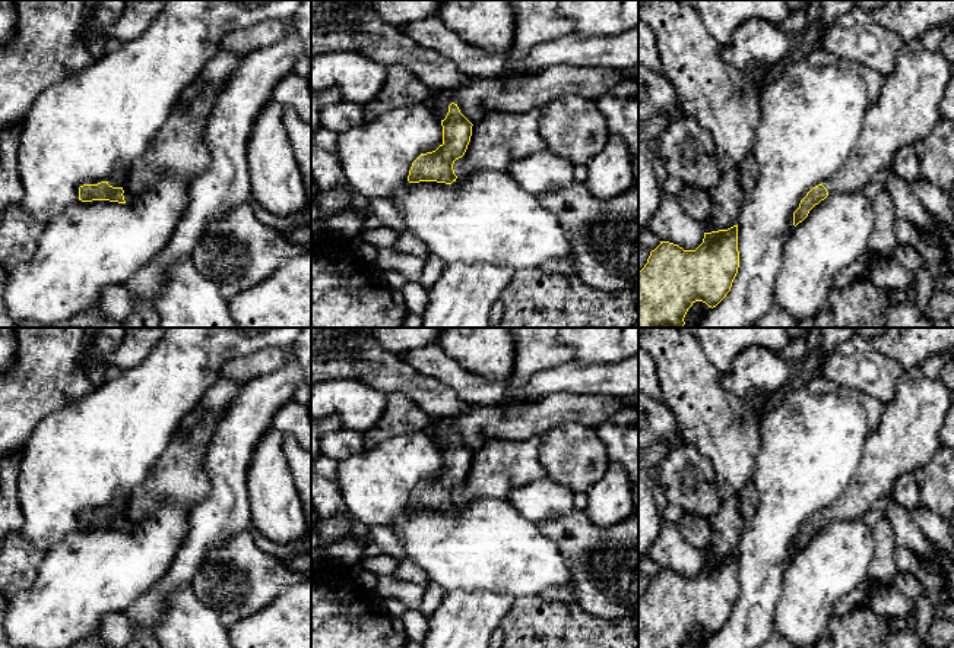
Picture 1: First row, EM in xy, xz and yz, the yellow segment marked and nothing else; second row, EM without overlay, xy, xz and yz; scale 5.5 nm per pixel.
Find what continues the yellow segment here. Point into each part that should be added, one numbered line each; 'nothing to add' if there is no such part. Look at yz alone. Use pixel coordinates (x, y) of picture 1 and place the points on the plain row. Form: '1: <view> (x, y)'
1: yz (907, 435)

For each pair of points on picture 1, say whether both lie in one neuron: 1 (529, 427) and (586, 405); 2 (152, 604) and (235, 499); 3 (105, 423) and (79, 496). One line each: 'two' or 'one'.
1: one
2: one
3: one

